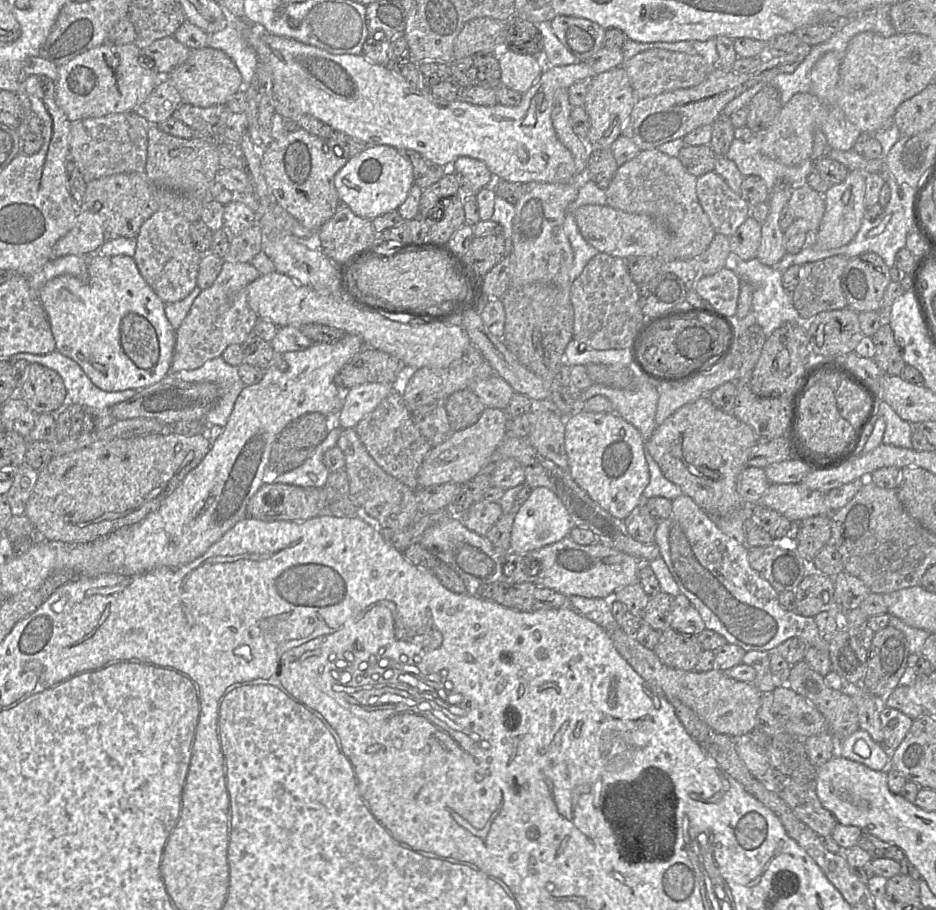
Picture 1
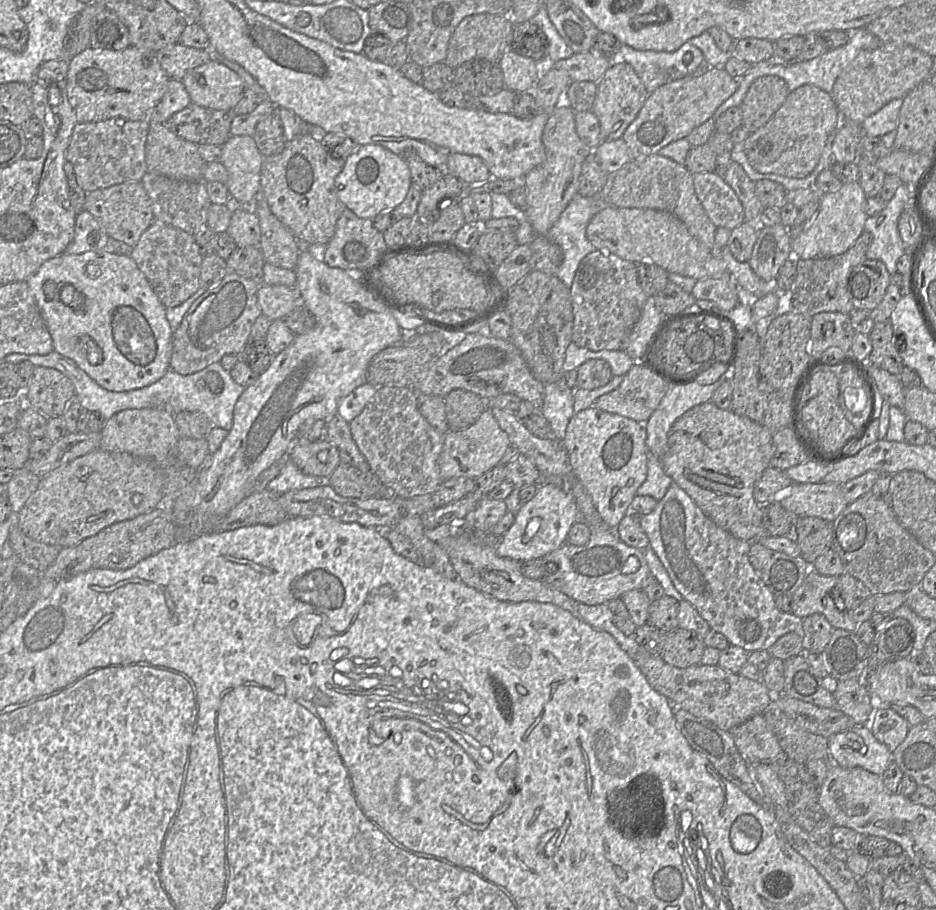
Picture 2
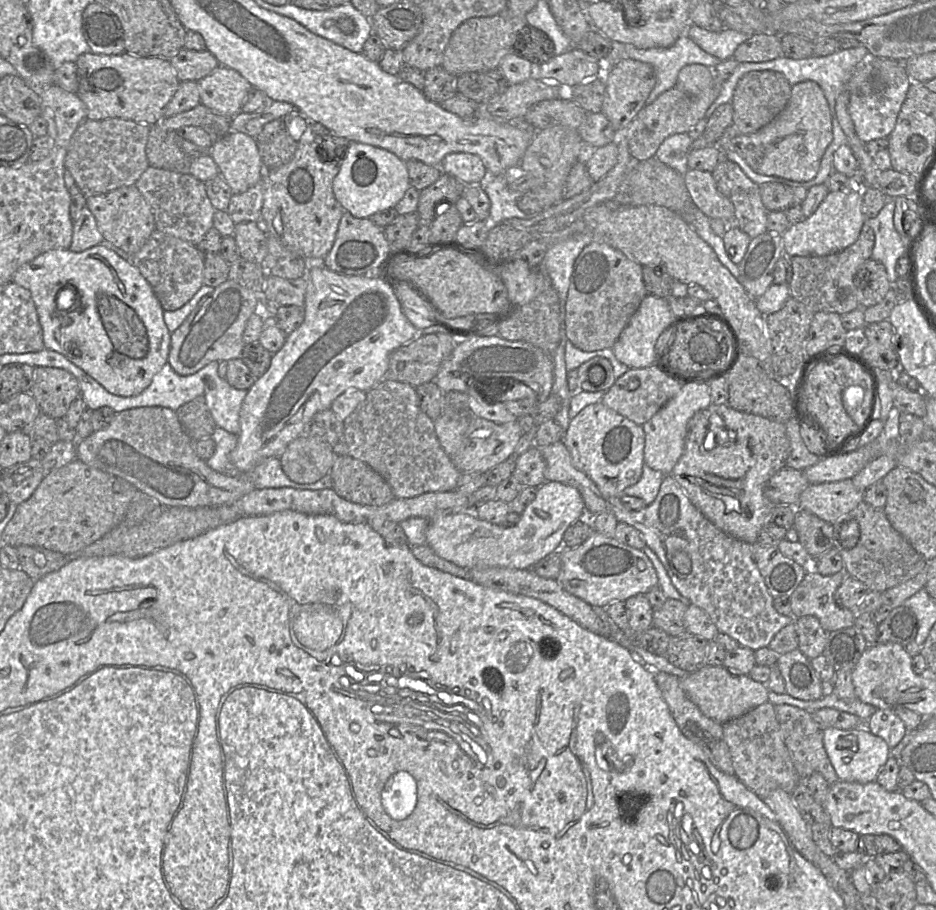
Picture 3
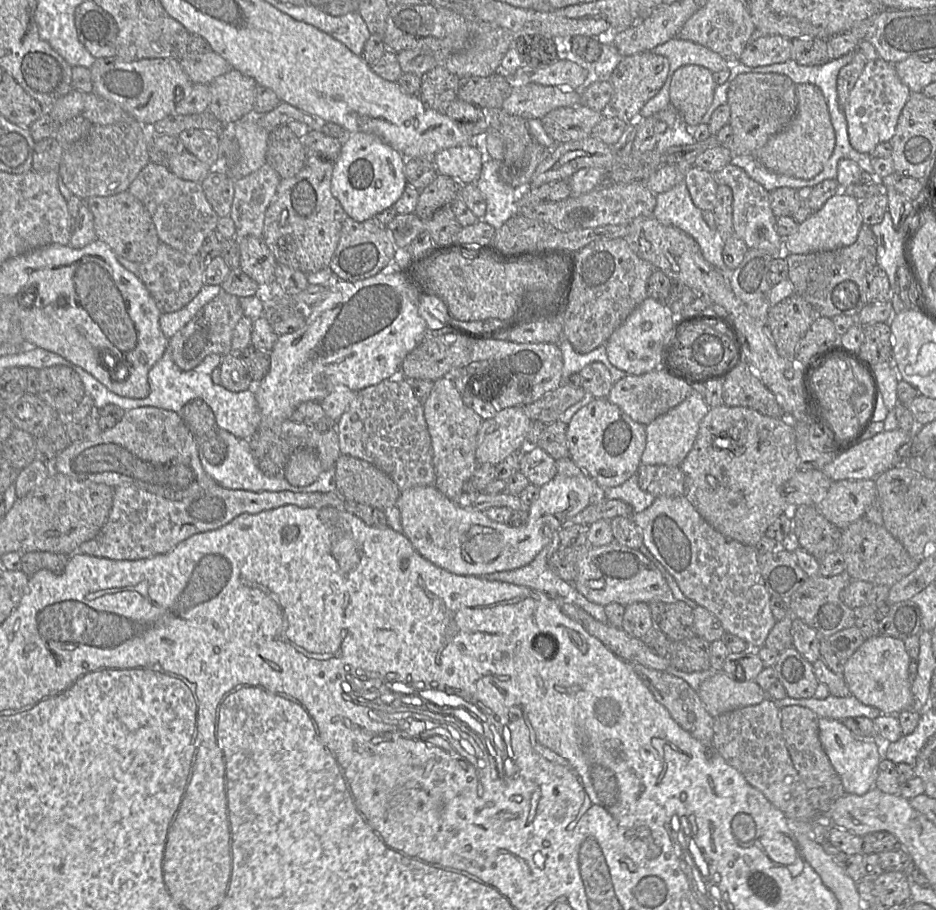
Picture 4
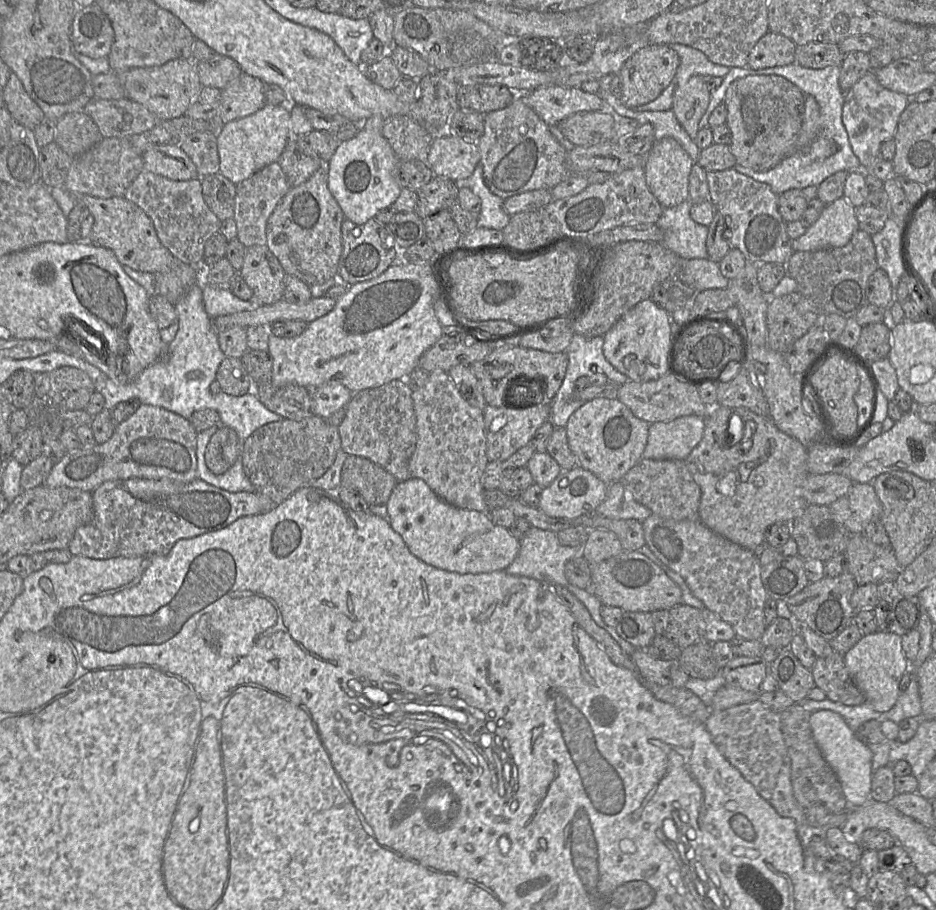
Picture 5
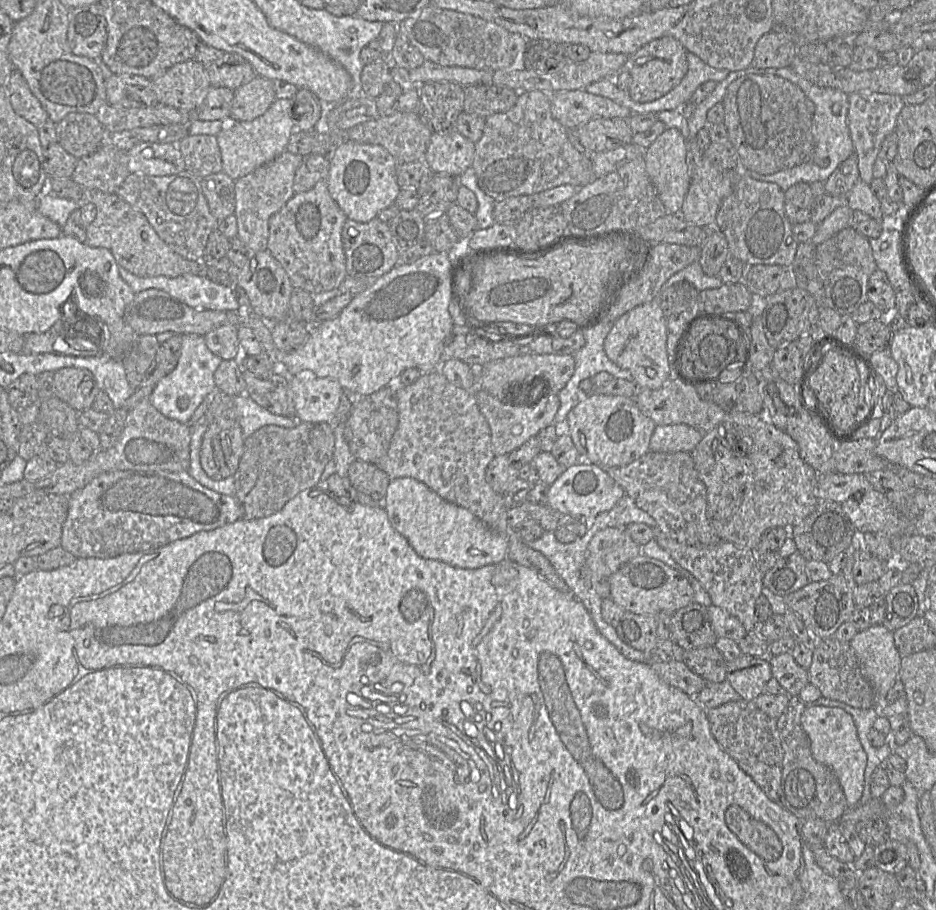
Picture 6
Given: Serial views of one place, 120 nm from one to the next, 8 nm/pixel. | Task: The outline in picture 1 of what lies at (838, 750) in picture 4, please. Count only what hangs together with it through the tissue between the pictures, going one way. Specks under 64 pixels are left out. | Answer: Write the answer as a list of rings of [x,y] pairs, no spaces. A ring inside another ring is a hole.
[[[858,729],[840,743],[839,755],[876,771],[887,771],[890,766],[891,752],[875,742],[863,729]]]

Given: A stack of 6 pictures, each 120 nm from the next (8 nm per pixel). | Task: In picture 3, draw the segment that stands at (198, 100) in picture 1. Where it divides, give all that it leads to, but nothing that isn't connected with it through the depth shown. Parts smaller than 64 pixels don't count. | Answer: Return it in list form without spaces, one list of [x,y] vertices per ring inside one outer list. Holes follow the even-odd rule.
[[[221,65],[197,83],[201,105],[230,118],[241,111],[253,88],[237,71]]]

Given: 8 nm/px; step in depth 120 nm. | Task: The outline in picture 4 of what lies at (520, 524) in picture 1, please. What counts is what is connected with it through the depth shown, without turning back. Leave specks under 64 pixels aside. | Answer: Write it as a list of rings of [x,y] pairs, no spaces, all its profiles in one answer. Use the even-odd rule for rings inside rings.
[[[557,474],[539,488],[538,498],[529,506],[527,521],[519,527],[492,521],[484,511],[464,509],[445,497],[434,485],[417,486],[401,491],[395,506],[400,510],[402,533],[422,557],[435,566],[457,575],[484,576],[529,564],[552,540],[555,532],[559,532],[567,525],[567,521],[591,504],[590,493],[575,477]]]

